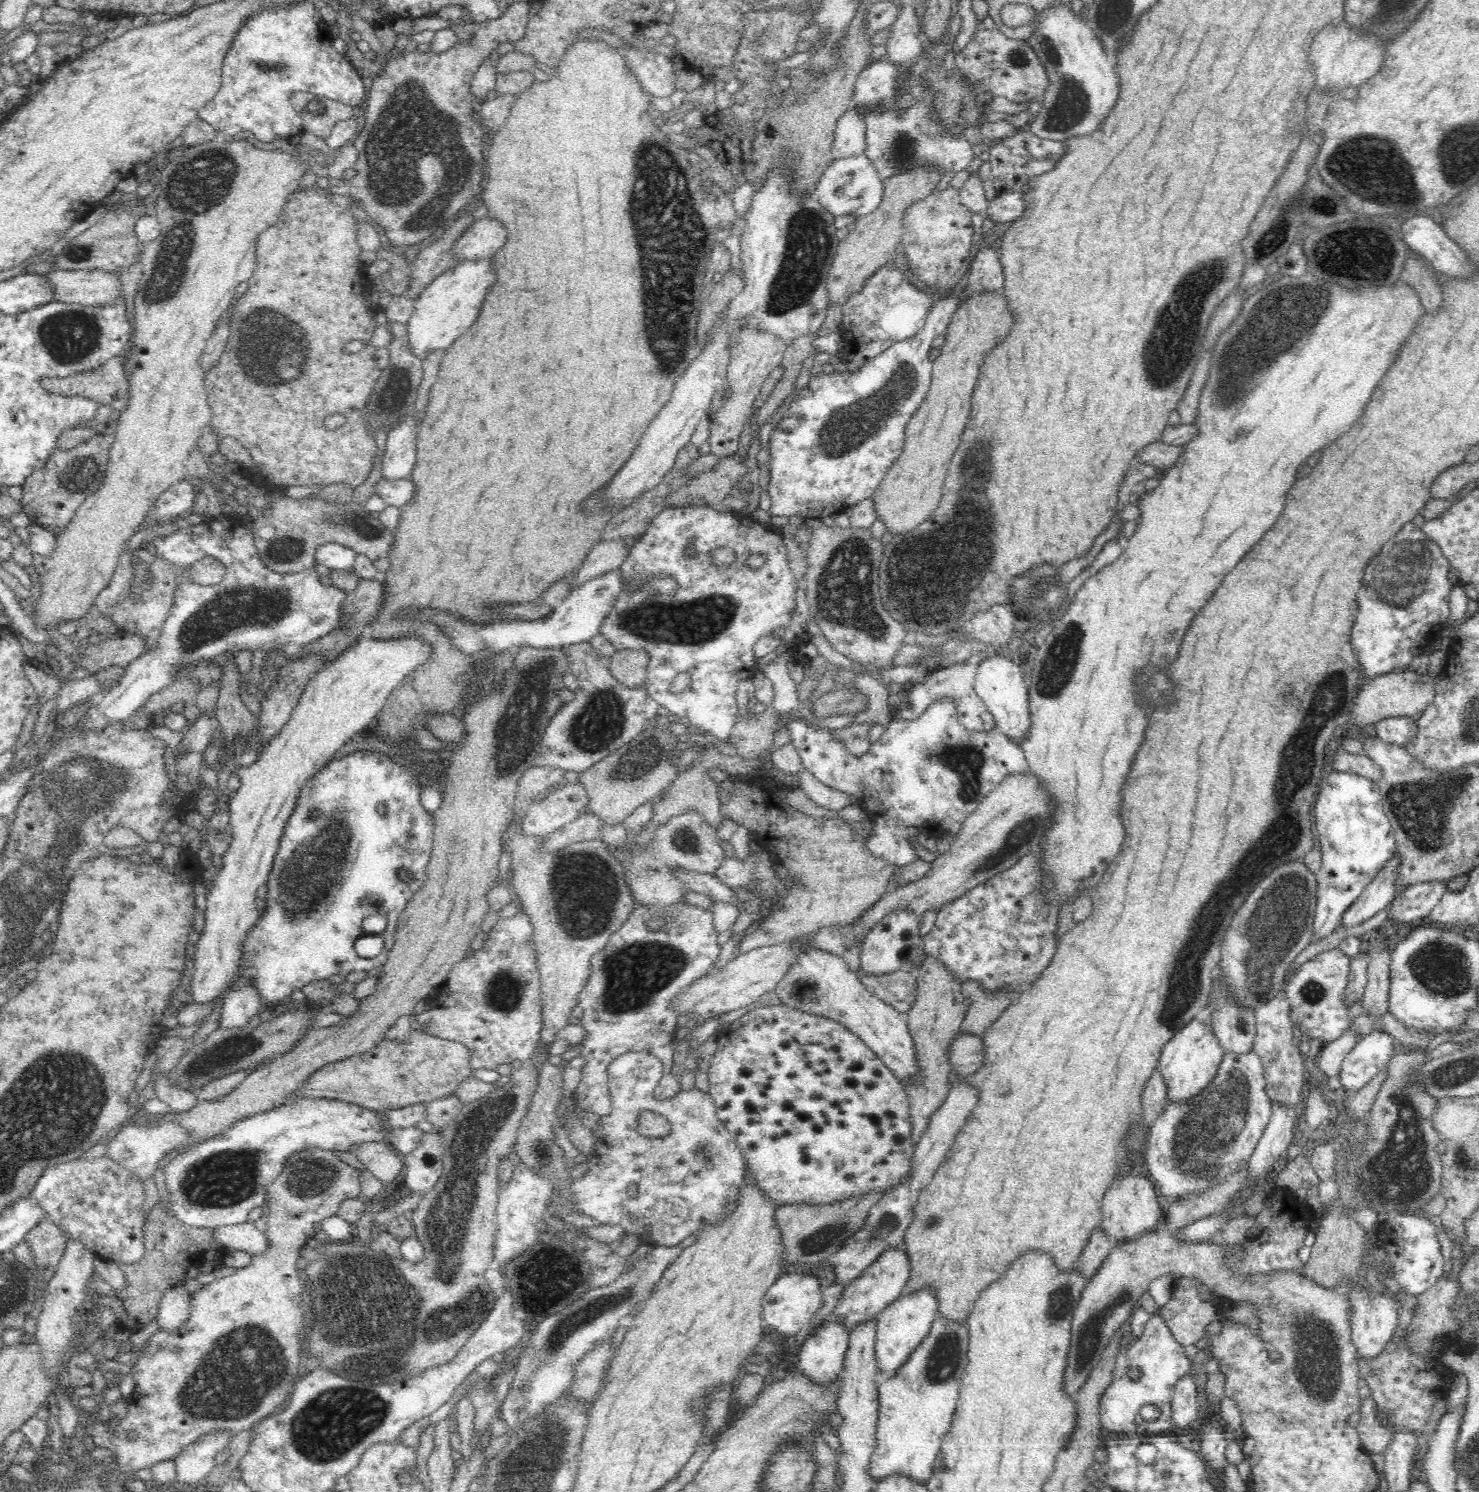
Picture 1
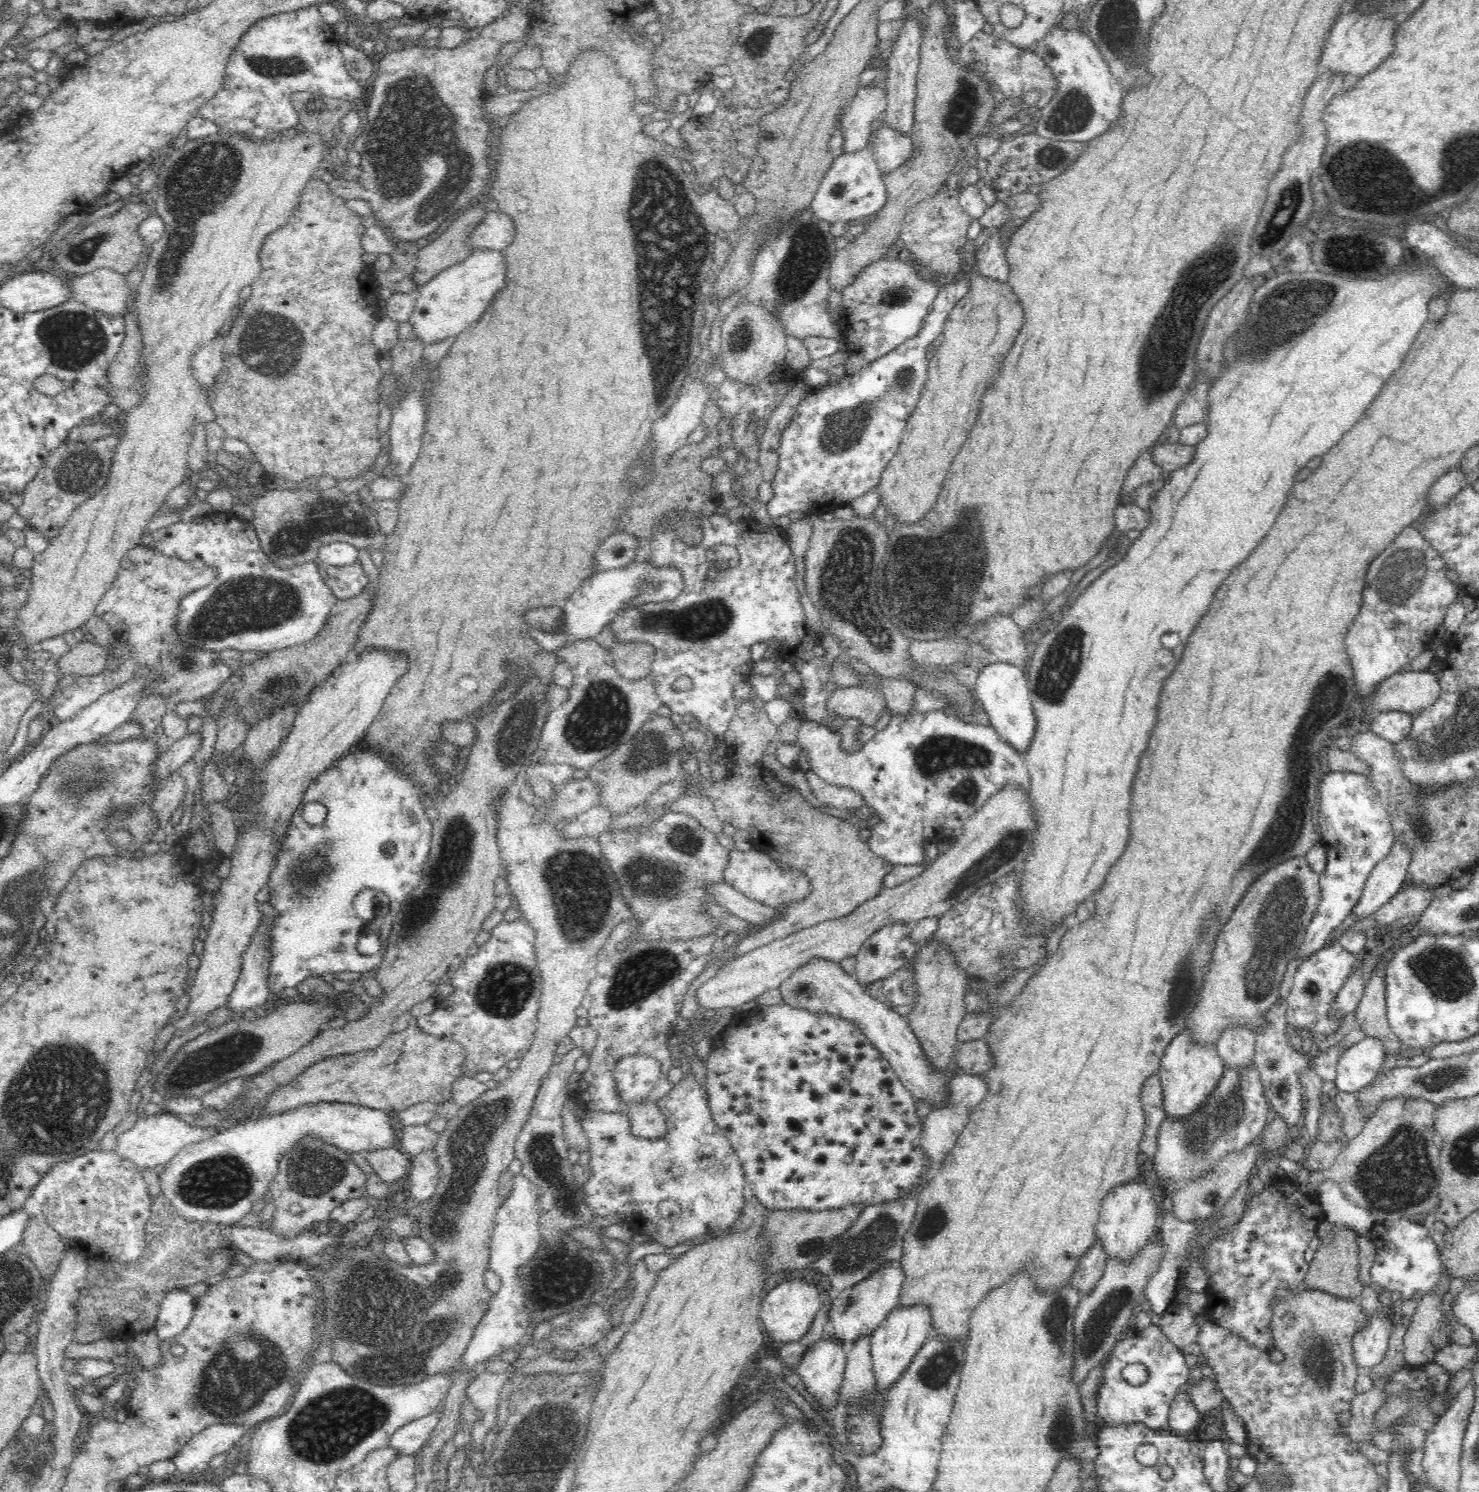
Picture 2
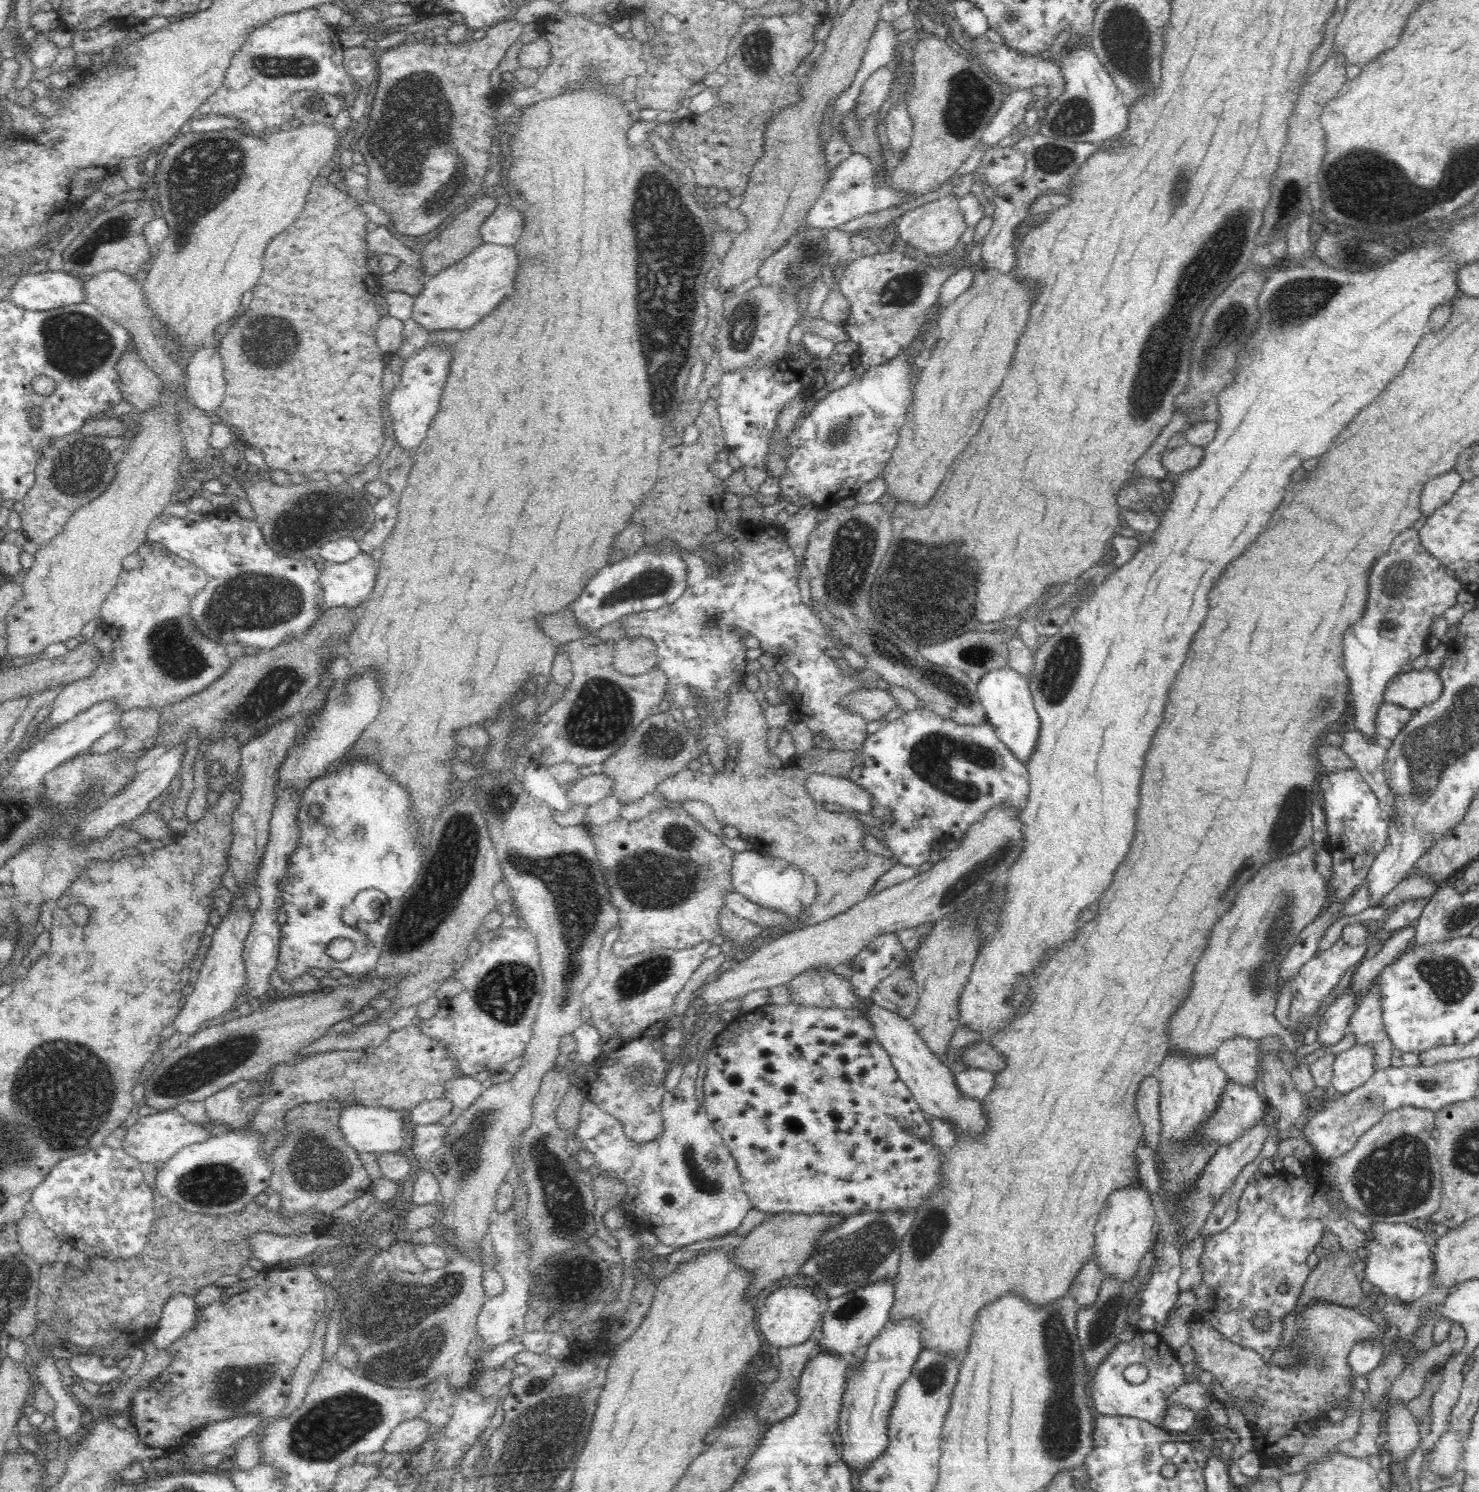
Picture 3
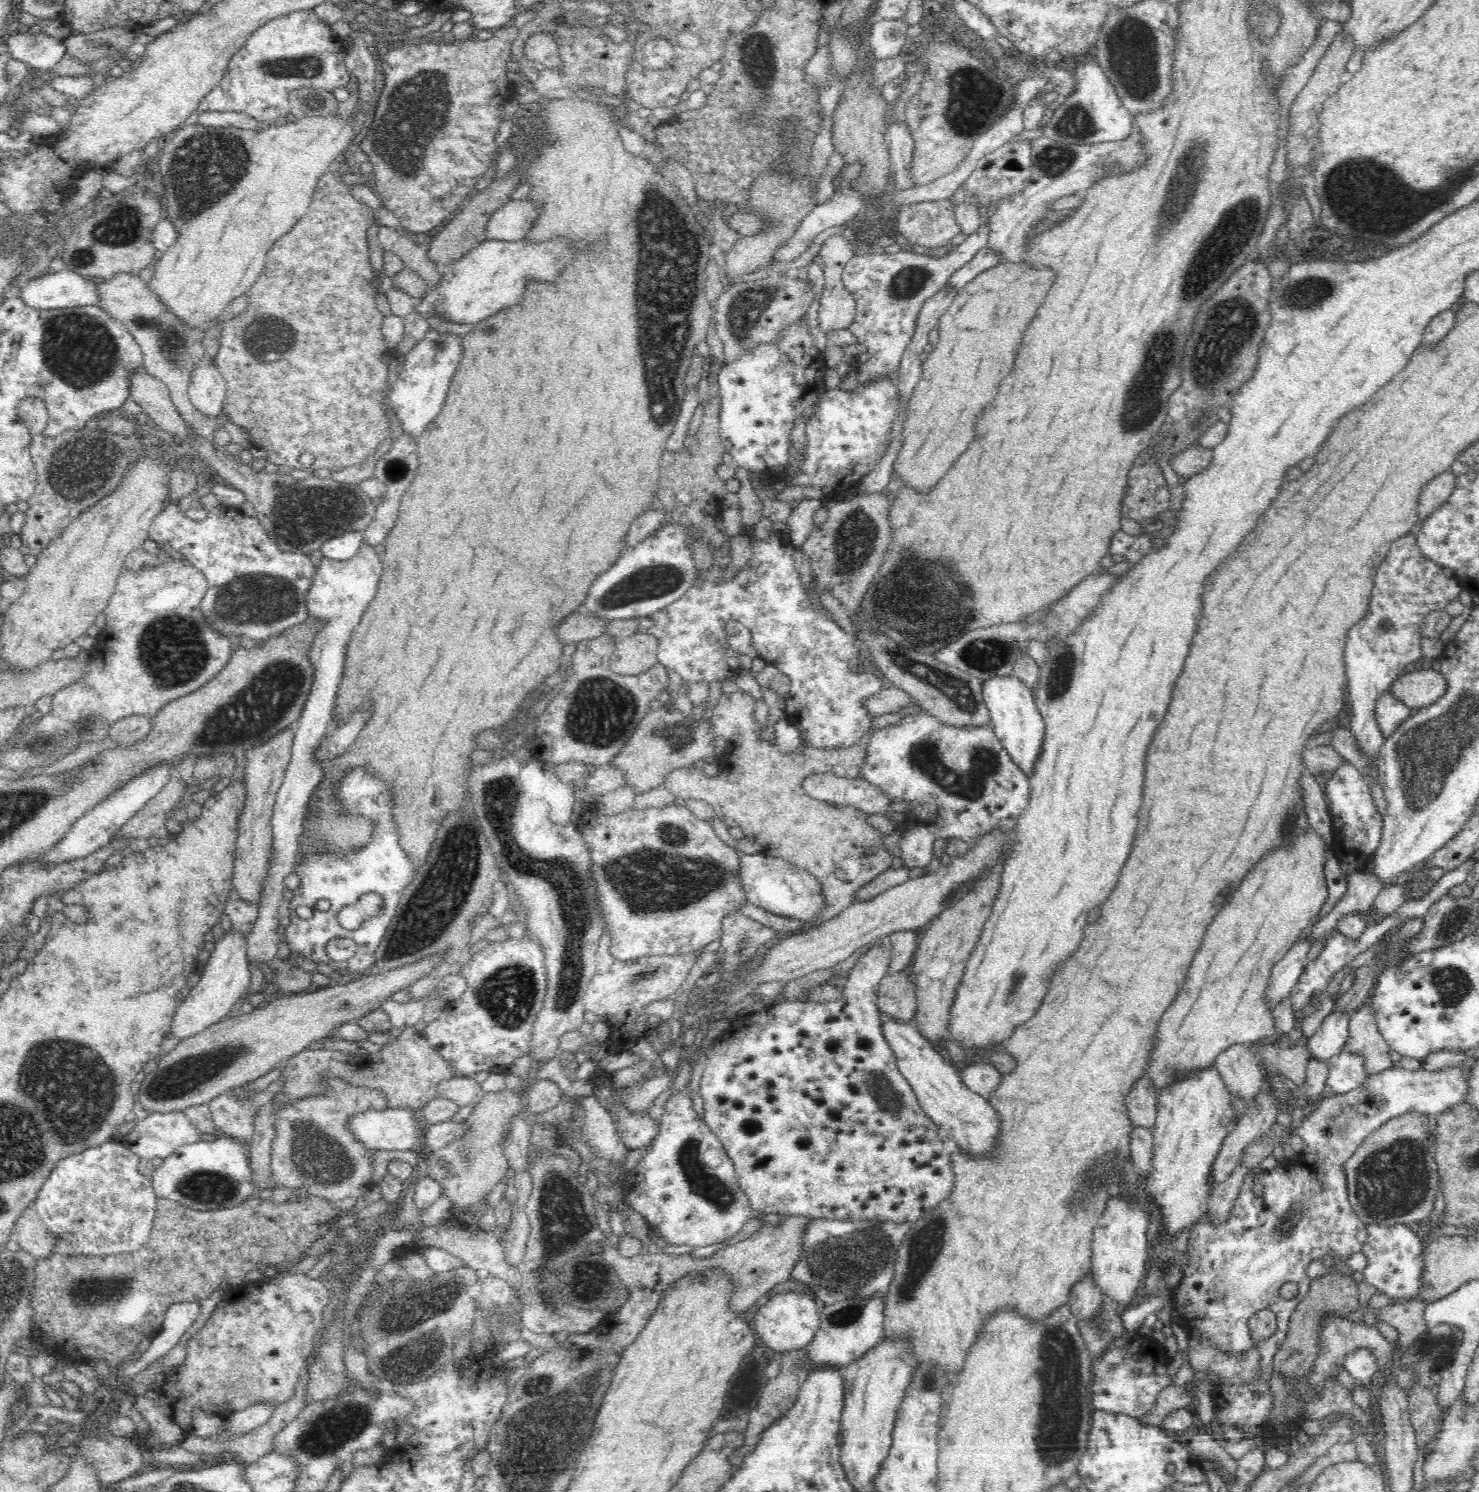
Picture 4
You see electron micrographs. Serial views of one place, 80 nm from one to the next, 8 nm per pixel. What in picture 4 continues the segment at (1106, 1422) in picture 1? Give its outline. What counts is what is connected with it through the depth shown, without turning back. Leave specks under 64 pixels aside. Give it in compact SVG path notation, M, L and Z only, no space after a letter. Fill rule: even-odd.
M1139 1335L1122 1348L1112 1346L1101 1358L1095 1360L1092 1366L1092 1408L1134 1418L1148 1416L1156 1406L1156 1398L1161 1391L1174 1384L1168 1374L1170 1363L1171 1358L1165 1354L1163 1344L1158 1344L1150 1337ZM1137 1373L1140 1373L1140 1376L1137 1376Z

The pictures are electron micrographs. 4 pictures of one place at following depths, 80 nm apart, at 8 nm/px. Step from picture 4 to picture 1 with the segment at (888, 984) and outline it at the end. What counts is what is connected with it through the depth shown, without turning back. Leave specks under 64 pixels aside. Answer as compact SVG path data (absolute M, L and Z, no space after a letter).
M908 967L896 970L893 974L865 974L858 970L857 978L880 1000L888 1002L898 1012L908 1012L917 995L918 970Z

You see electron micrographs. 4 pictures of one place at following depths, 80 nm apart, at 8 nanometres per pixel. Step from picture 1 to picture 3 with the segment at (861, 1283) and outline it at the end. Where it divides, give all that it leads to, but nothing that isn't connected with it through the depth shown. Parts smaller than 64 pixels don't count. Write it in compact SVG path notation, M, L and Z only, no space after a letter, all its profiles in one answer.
M893 1280L880 1281L855 1291L831 1298L824 1302L822 1311L823 1336L821 1350L848 1358L861 1349L866 1349L878 1333L890 1321L890 1310L894 1304Z

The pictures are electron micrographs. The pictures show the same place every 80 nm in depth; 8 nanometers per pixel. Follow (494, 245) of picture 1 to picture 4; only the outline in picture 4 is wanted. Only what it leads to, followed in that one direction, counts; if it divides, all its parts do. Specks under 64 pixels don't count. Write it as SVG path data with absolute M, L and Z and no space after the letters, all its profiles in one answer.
M519 199L503 204L485 225L485 232L492 240L516 242L522 240L532 228L538 210L542 210L539 202Z

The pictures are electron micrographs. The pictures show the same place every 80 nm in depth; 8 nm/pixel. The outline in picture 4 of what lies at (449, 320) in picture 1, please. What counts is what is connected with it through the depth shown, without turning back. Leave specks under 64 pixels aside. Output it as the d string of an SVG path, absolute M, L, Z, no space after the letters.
M487 238L478 246L467 252L461 259L453 261L442 269L441 279L435 287L428 287L424 296L414 302L413 312L417 312L428 319L430 314L437 314L444 320L452 322L480 322L485 318L494 316L498 310L506 306L514 306L524 298L526 282L540 278L544 282L554 282L558 272L570 264L574 258L574 248L562 242L542 242L542 244L528 244L528 242L510 242L506 240L492 240Z

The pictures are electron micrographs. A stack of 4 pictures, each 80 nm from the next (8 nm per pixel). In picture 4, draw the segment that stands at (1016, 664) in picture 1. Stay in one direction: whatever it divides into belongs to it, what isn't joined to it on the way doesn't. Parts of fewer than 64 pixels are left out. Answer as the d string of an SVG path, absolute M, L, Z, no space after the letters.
M1012 674L983 681L981 691L989 710L990 723L993 725L995 735L1010 753L1014 763L1030 778L1038 755L1041 753L1045 733L1045 722L1037 709L1032 690L1020 678Z

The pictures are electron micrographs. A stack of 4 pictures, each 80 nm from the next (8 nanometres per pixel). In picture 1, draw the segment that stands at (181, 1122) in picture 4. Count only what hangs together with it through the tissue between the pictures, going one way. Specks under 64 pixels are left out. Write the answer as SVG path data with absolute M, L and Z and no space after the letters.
M172 1122L151 1123L149 1126L130 1124L116 1134L107 1144L105 1156L127 1168L138 1180L148 1180L160 1162L171 1150L187 1143L189 1134L182 1126Z

